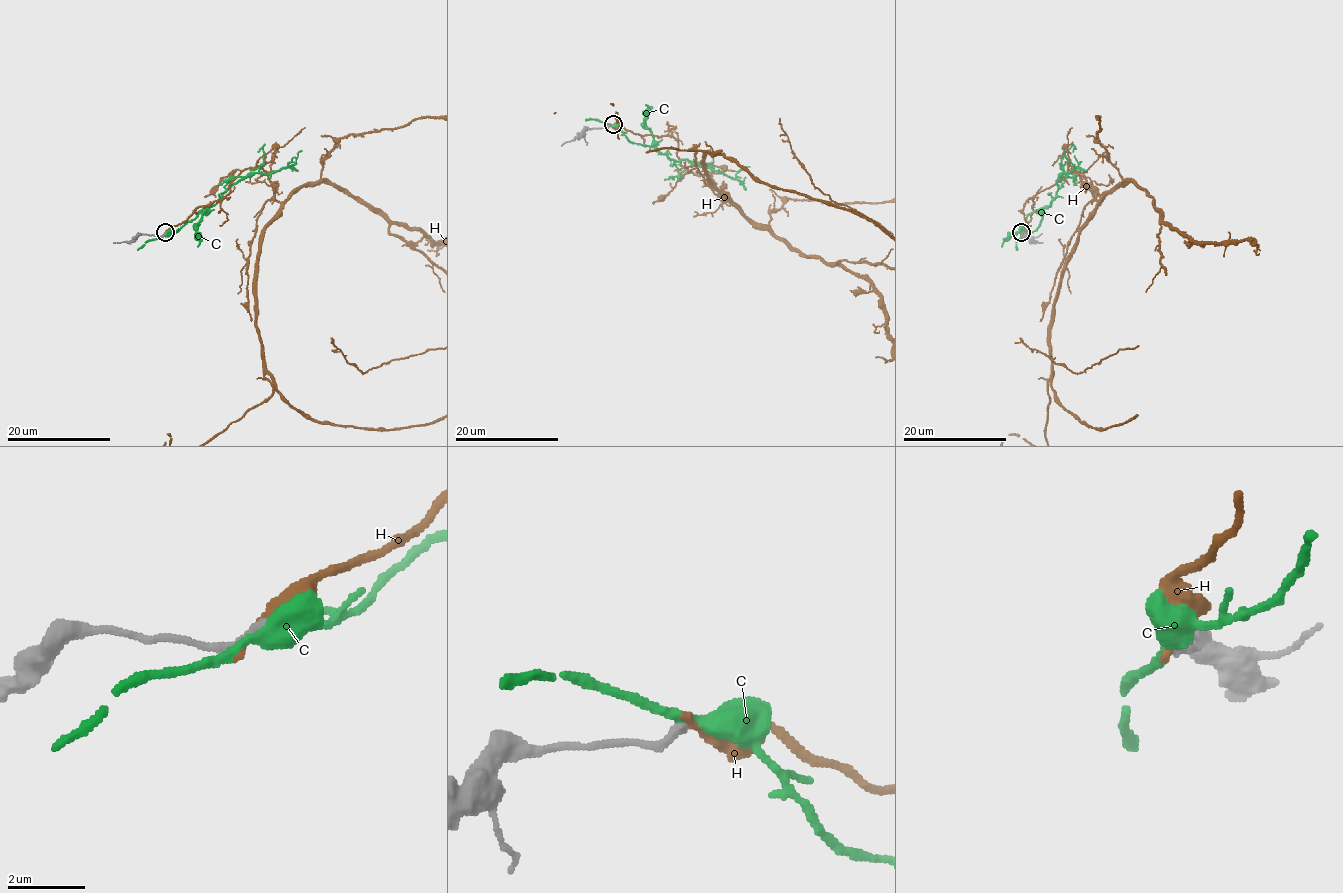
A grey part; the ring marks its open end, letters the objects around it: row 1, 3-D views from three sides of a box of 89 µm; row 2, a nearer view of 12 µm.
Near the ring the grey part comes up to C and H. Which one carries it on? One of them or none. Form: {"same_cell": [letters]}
{"same_cell": []}

